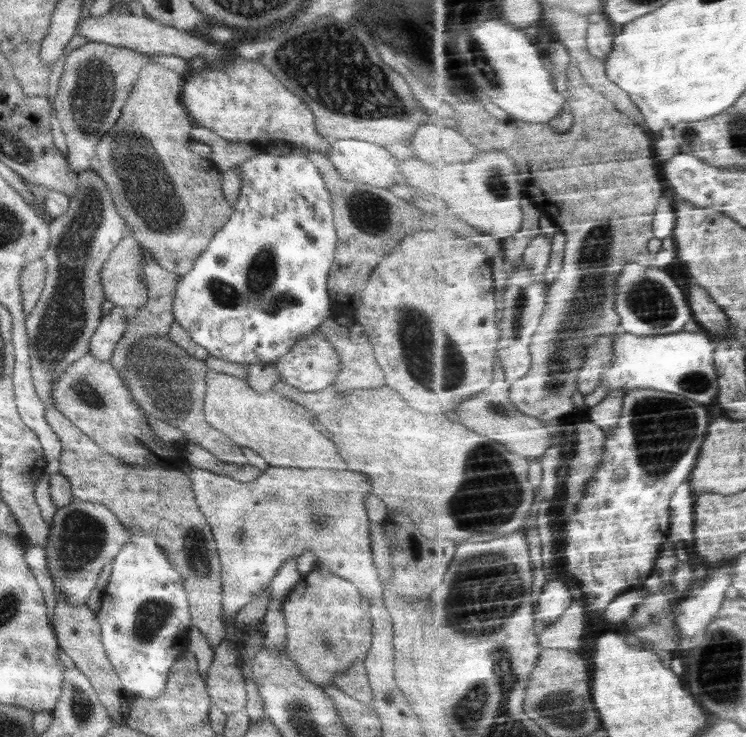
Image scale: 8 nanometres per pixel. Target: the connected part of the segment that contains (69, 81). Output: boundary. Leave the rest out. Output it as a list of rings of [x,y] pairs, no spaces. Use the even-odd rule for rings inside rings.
[[[97,42],[83,48],[82,52],[66,55],[58,92],[52,104],[68,147],[68,165],[74,173],[90,167],[90,159],[96,155],[96,144],[108,129],[114,127],[114,123],[118,123],[131,85],[144,65],[158,61],[180,76],[190,70],[189,61],[180,56],[142,54],[128,47]]]

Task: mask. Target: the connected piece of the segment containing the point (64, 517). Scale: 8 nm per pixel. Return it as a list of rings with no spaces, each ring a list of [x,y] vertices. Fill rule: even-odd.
[[[73,497],[70,504],[59,507],[54,514],[44,547],[49,576],[53,579],[56,591],[65,594],[70,603],[86,604],[91,591],[98,586],[99,575],[109,568],[122,546],[130,540],[130,534],[128,527],[100,503]]]

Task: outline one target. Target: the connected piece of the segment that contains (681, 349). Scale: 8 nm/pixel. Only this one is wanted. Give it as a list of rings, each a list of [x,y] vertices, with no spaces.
[[[622,328],[614,334],[614,350],[617,358],[602,376],[600,385],[610,390],[626,389],[626,394],[634,389],[656,388],[676,394],[683,394],[704,406],[717,404],[720,396],[720,373],[716,366],[718,352],[717,338],[708,332],[688,332],[686,330],[660,336],[638,336],[625,332]]]

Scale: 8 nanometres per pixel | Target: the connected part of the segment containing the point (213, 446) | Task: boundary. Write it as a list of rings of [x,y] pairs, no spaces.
[[[167,335],[142,337],[132,345],[126,364],[126,382],[134,401],[147,414],[152,414],[169,425],[180,428],[187,442],[200,445],[214,456],[236,465],[248,463],[246,456],[226,434],[208,424],[203,411],[206,381],[209,371],[203,360],[198,360],[176,345]]]

